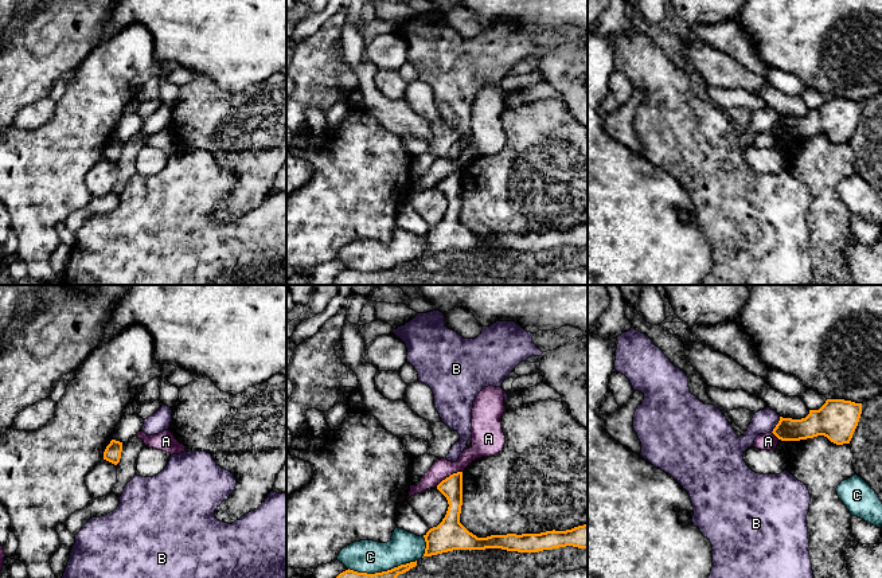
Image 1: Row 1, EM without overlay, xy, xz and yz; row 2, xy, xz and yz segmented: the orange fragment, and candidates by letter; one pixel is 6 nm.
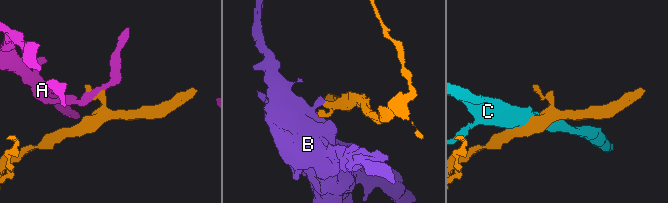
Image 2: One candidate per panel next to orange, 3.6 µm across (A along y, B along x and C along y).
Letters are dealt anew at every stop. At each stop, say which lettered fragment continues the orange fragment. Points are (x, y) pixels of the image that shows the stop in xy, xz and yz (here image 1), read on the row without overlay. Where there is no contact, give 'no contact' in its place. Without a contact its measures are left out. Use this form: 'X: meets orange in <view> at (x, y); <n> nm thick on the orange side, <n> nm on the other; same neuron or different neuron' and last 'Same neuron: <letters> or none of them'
A: meets orange in xz at (449, 175); 130 nm thick on the orange side, 120 nm on the other; different neuron
B: meets orange in yz at (776, 124); 160 nm thick on the orange side, 140 nm on the other; different neuron
C: meets orange in xz at (426, 246); 180 nm thick on the orange side, 190 nm on the other; different neuron
Same neuron: none of them

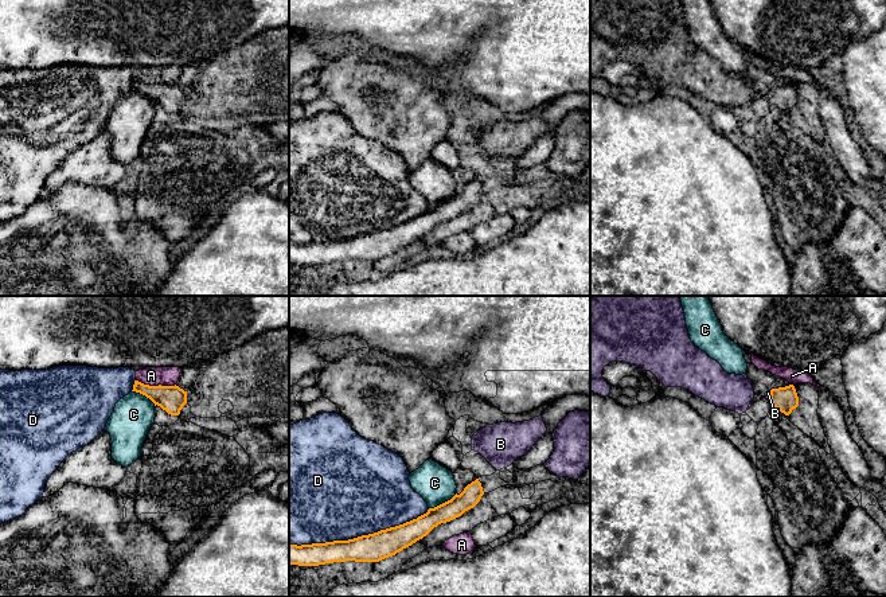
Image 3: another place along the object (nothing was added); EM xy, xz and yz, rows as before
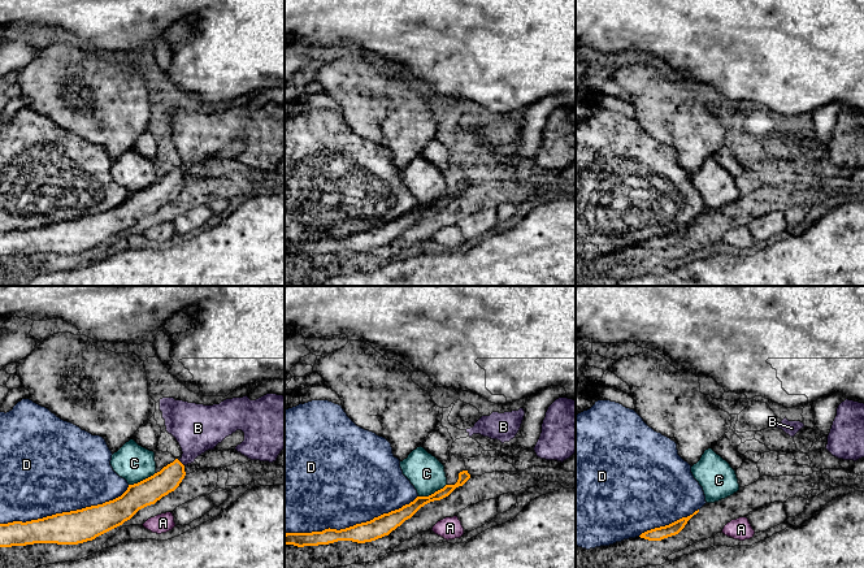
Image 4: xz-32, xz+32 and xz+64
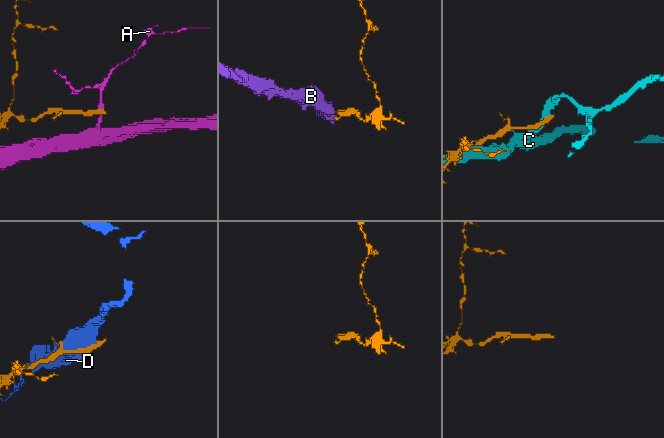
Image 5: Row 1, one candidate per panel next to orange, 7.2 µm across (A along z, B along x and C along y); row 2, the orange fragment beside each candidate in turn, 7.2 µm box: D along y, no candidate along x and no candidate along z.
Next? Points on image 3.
A: meets orange in xy at (156, 85); 160 nm thick on the orange side, 110 nm on the other; different neuron
B: meets orange in yz at (771, 94); 150 nm thick on the orange side, 30 nm on the other; same neuron
C: meets orange in xz at (442, 202); 130 nm thick on the orange side, 220 nm on the other; different neuron
D: meets orange in xz at (359, 235); 170 nm thick on the orange side, 500 nm on the other; different neuron
Same neuron: B

